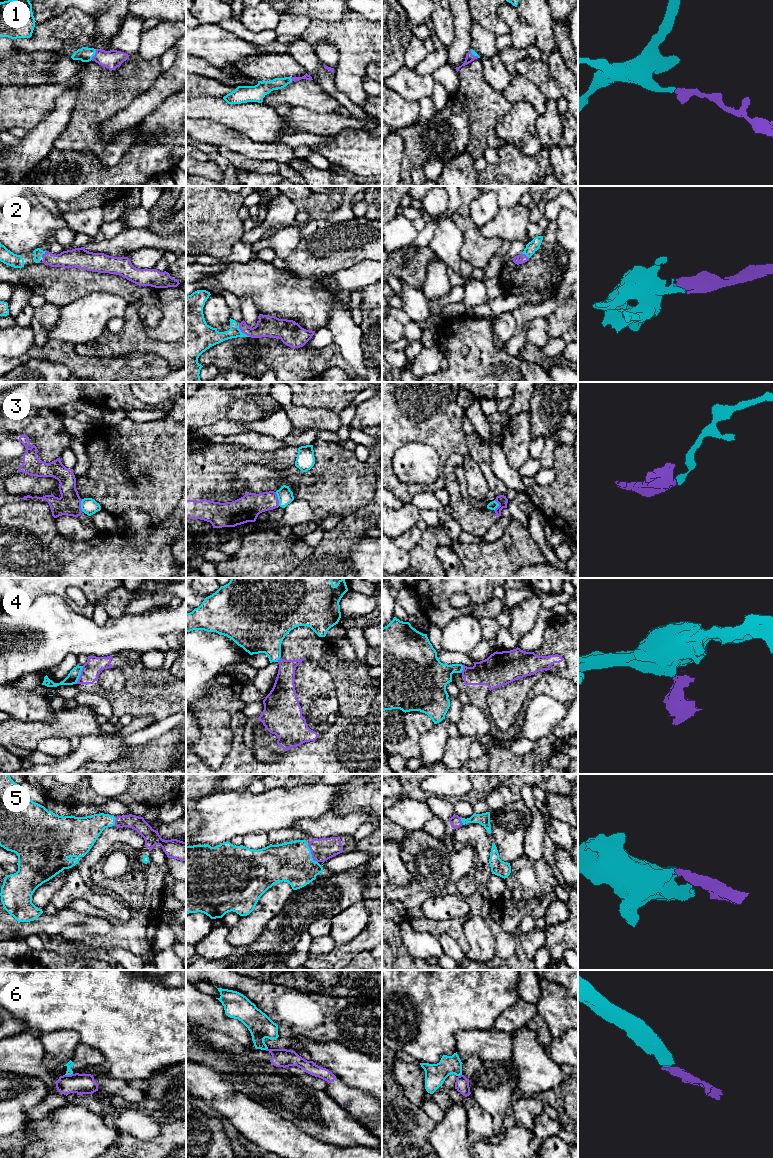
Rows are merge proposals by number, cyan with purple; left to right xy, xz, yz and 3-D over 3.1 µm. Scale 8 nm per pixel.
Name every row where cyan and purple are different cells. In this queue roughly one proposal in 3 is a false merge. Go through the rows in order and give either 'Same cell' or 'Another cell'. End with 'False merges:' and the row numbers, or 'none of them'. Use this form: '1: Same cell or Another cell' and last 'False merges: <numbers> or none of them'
1: Same cell
2: Same cell
3: Another cell
4: Another cell
5: Same cell
6: Another cell
False merges: 3, 4, 6

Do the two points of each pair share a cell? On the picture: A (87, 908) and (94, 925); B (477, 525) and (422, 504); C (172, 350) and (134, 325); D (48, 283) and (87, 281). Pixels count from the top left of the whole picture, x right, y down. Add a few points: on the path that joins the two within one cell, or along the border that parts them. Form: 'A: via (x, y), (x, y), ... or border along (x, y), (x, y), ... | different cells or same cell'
A: border along (67, 909), (104, 917), (111, 926) | different cells
B: border along (449, 514), (463, 530) | different cells
C: via (162, 349), (151, 346), (140, 335) | same cell
D: via (58, 283), (77, 283) | same cell

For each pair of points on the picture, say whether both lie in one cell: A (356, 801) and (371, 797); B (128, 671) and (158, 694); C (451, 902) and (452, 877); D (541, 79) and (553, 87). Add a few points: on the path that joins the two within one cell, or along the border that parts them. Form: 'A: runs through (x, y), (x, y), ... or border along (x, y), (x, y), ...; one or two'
A: runs through (360, 797), (367, 797); one
B: runs through (135, 676), (151, 692); one
C: border along (459, 894), (437, 895), (428, 899); two
D: runs through (544, 82), (550, 87); one

